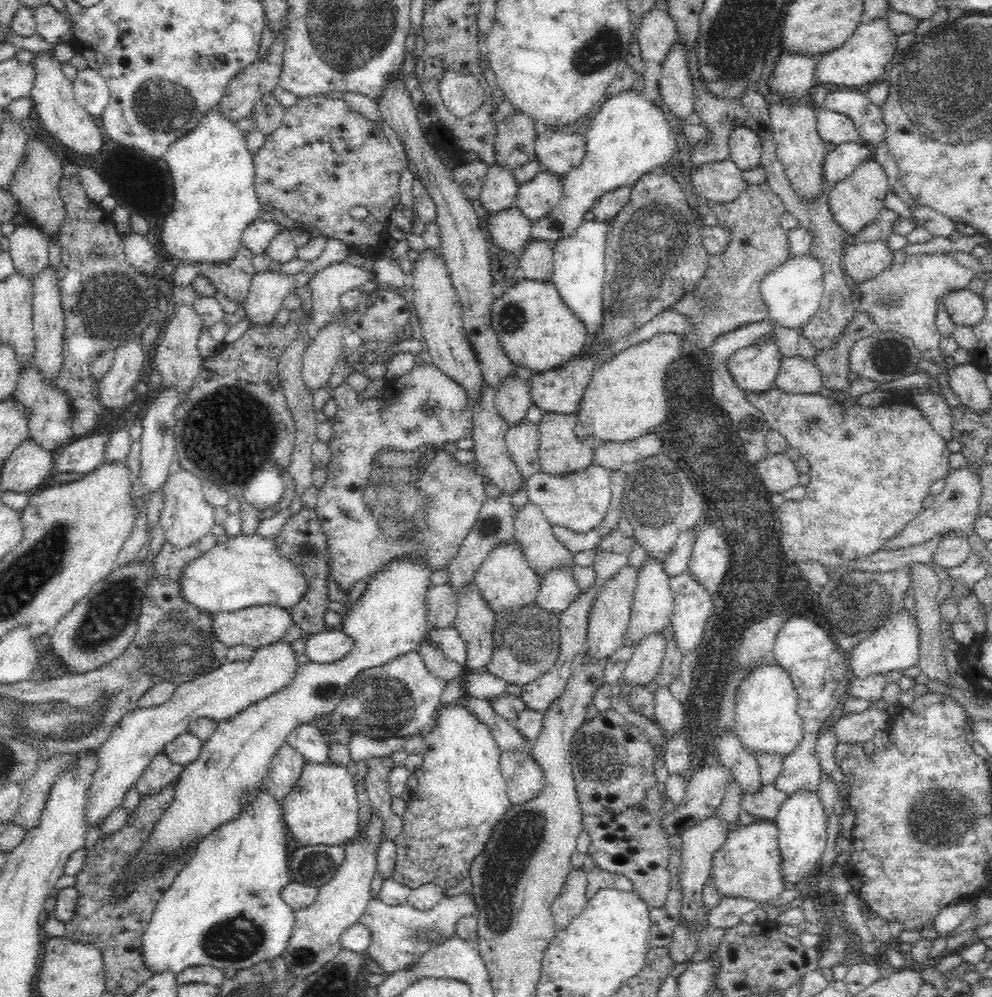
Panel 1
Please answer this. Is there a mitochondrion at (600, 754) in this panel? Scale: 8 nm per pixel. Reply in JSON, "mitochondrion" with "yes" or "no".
{"mitochondrion":"yes"}

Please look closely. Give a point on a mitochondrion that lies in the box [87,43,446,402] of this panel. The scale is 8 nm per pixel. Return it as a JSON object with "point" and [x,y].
{"point":[166,105]}

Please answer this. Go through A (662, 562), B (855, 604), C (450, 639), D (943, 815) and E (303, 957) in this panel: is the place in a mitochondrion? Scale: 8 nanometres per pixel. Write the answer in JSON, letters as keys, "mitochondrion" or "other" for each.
{"A":"other","B":"mitochondrion","C":"other","D":"mitochondrion","E":"mitochondrion"}

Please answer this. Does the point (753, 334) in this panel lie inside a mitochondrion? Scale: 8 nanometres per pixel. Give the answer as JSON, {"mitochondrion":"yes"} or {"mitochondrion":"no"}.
{"mitochondrion":"no"}

